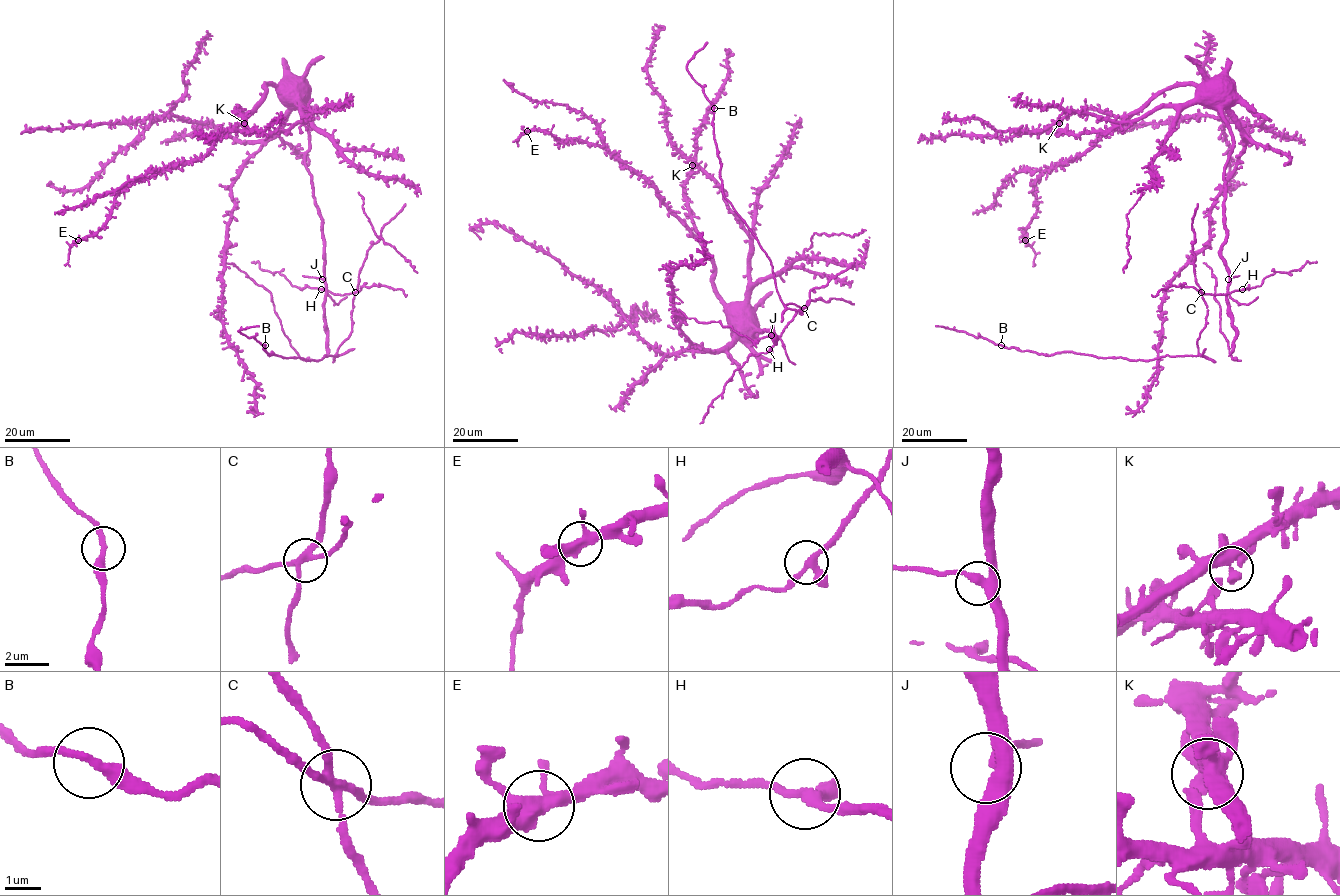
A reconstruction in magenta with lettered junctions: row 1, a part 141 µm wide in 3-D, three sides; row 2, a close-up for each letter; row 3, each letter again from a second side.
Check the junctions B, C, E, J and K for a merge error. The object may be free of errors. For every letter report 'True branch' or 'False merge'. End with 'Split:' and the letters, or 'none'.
B: True branch
C: False merge
E: True branch
J: True branch
K: True branch
Split: C

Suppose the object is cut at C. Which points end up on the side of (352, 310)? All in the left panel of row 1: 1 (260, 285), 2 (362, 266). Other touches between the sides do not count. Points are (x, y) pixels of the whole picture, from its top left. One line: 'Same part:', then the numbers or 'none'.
Same part: 1, 2

